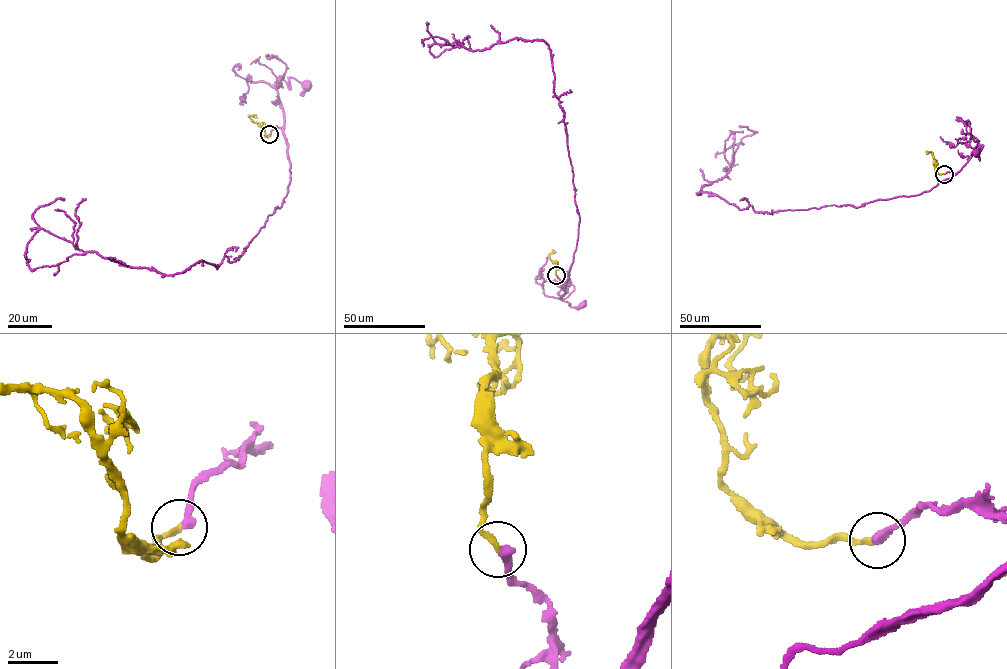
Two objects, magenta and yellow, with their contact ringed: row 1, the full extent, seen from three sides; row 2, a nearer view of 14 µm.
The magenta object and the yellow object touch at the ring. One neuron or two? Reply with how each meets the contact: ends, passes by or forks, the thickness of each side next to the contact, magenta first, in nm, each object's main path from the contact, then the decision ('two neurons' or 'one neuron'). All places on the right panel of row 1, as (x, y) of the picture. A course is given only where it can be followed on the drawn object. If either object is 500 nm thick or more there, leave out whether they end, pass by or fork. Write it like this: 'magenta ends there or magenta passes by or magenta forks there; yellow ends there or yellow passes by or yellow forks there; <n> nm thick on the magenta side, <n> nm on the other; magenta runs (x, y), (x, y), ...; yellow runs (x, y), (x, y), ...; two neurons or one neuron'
magenta ends there; yellow ends there; 360 nm thick on the magenta side, 240 nm on the other; magenta runs (945, 174), (951, 172), (955, 174), (976, 147), (983, 146), (976, 152); yellow runs (945, 174), (934, 170), (932, 153), (926, 154); one neuron

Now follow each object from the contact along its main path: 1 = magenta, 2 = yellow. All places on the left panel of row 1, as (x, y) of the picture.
1: (270, 134), (276, 127), (282, 128), (285, 119), (274, 84), (279, 79), (287, 83), (291, 77), (305, 85)
2: (270, 134), (266, 137), (262, 125), (249, 116), (257, 117)

